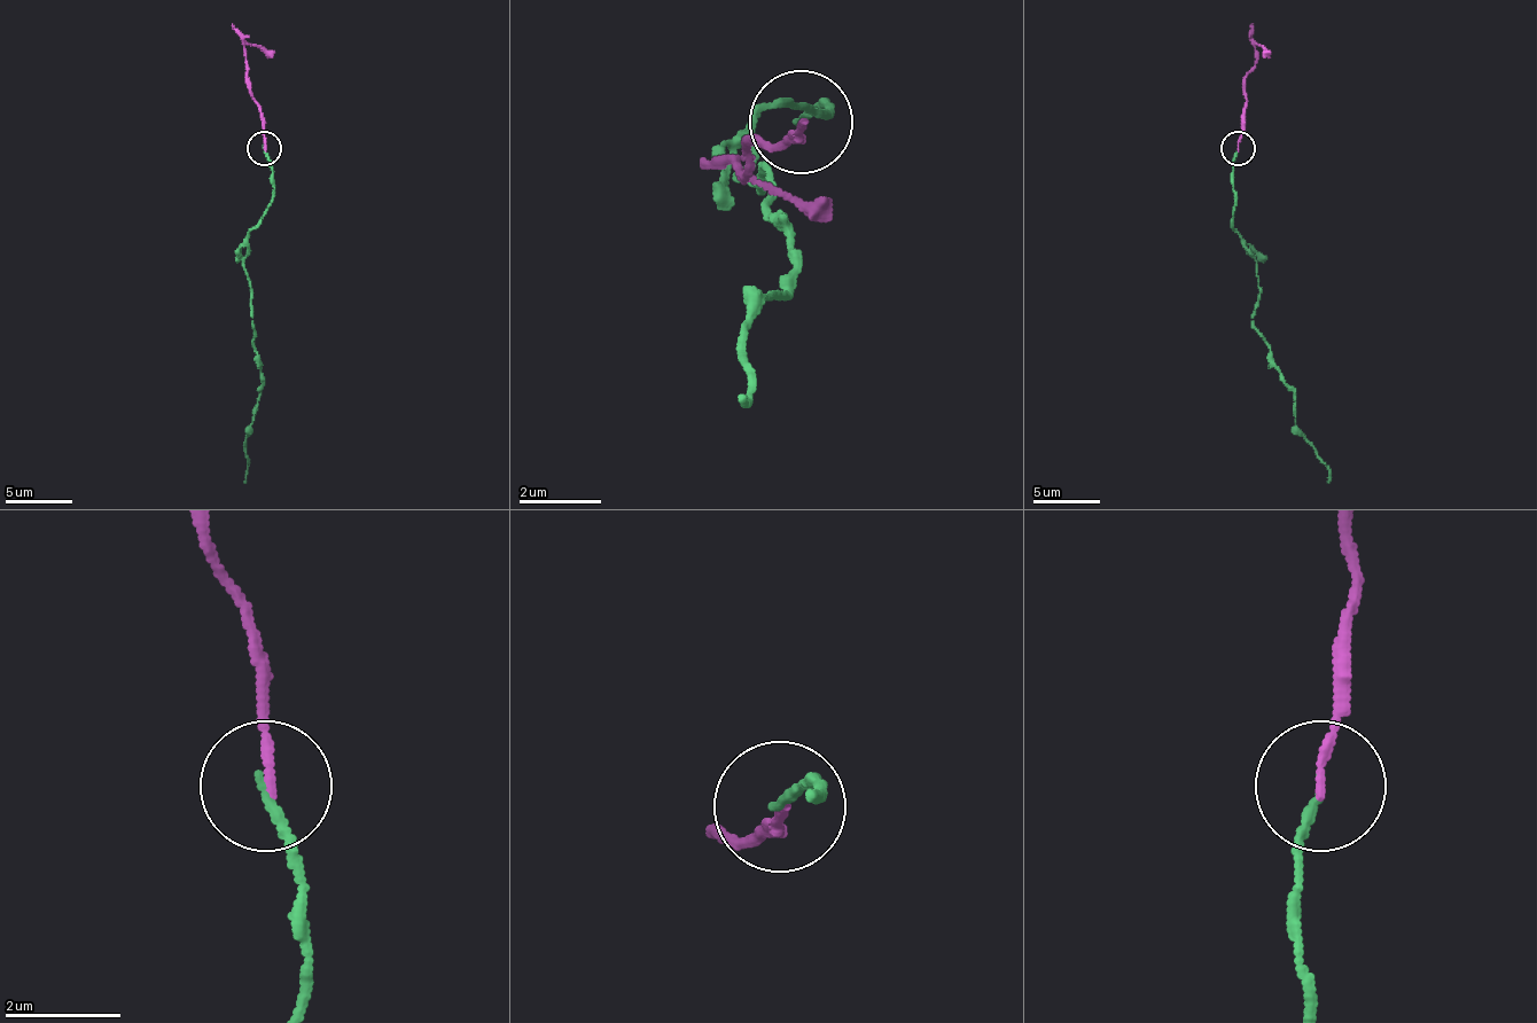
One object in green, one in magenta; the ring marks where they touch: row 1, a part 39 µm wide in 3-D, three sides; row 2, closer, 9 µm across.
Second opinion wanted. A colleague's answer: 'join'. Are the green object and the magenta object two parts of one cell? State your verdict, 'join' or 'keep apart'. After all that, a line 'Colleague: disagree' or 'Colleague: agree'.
keep apart
Colleague: disagree

